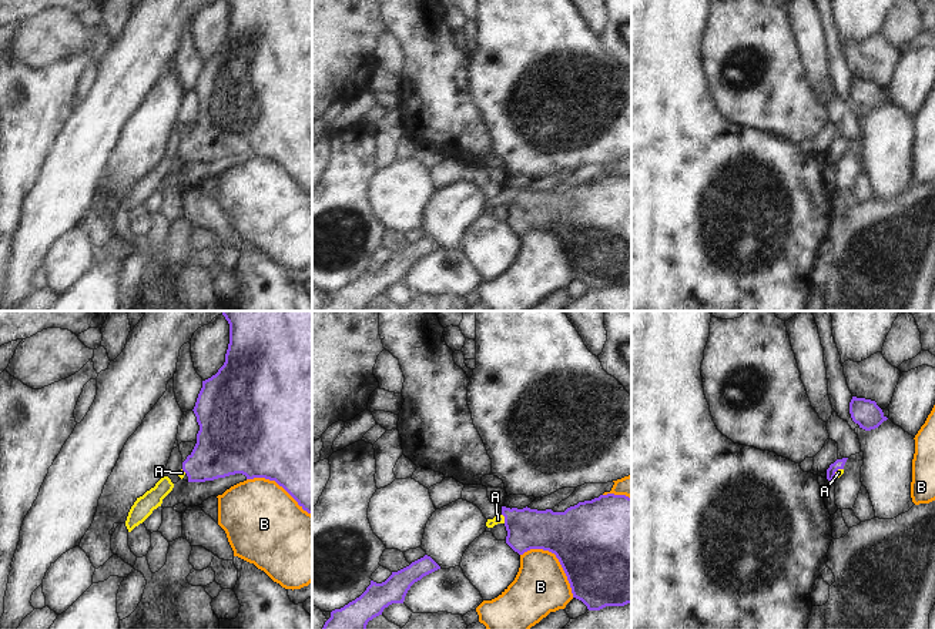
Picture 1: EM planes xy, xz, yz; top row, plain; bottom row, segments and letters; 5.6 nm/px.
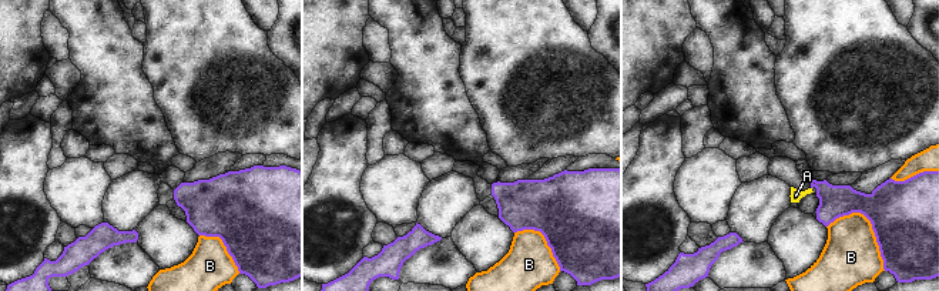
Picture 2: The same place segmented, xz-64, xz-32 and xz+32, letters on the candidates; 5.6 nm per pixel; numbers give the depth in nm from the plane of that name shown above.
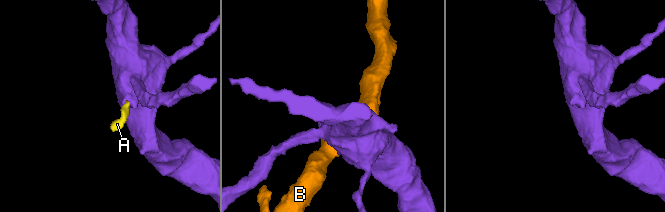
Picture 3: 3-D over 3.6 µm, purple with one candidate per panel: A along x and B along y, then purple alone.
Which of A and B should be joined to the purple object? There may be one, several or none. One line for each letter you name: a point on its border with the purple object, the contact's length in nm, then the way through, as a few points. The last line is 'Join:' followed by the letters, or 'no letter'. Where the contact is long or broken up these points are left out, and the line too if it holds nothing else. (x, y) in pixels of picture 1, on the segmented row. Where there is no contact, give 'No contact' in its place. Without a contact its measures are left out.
A: Touches purple at xz (505, 518). Shared border 60 nm. Path across: xz (526, 528), (512, 518), (505, 518), (498, 519)
Join: A

